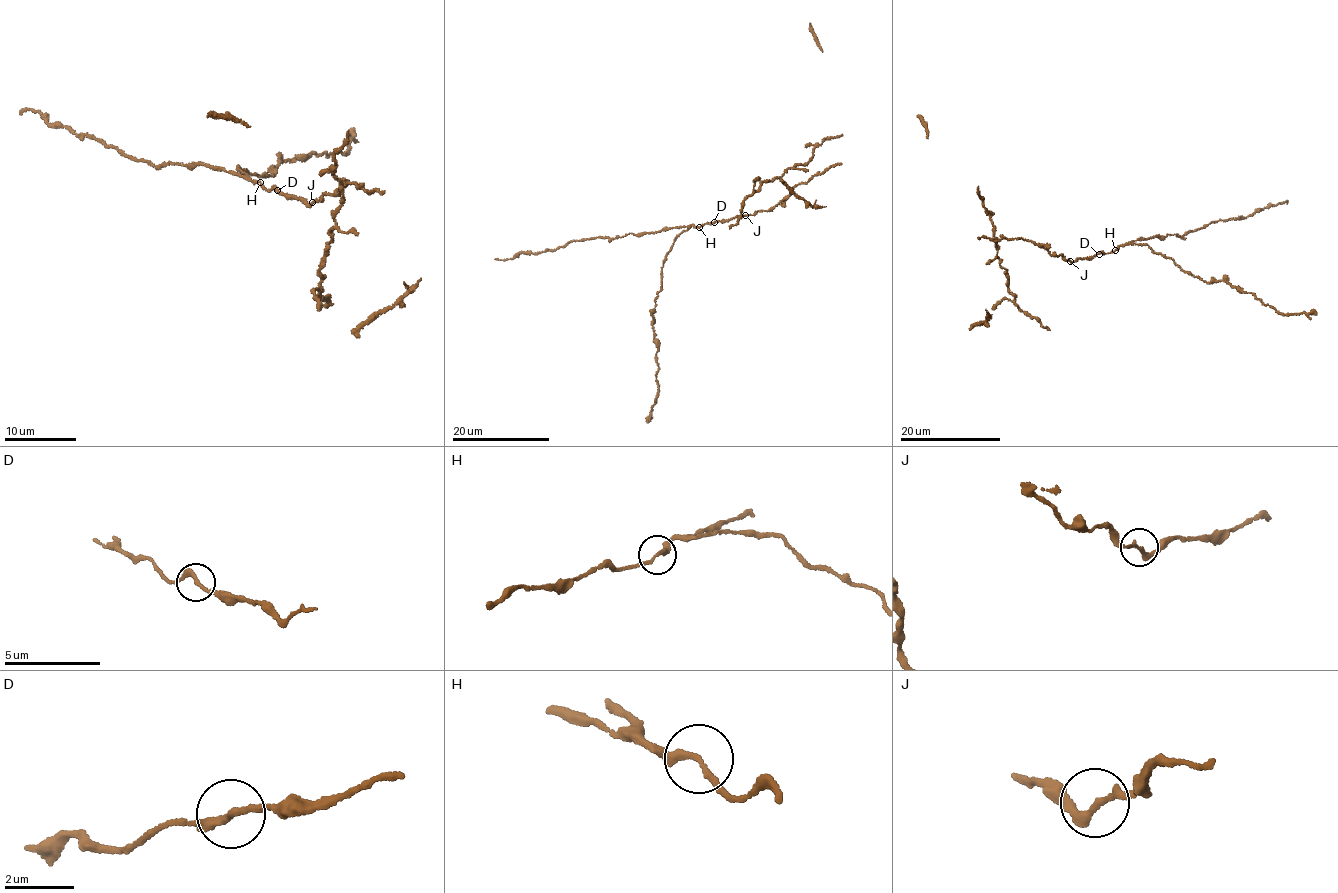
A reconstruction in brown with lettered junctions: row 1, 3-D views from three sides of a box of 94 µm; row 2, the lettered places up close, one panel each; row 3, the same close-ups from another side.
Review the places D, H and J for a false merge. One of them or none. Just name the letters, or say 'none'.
none

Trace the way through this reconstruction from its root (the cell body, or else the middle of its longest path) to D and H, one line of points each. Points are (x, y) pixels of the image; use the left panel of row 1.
D: (314, 202), (305, 204), (277, 190)
H: (314, 202), (305, 204), (275, 189), (266, 190), (260, 182)

